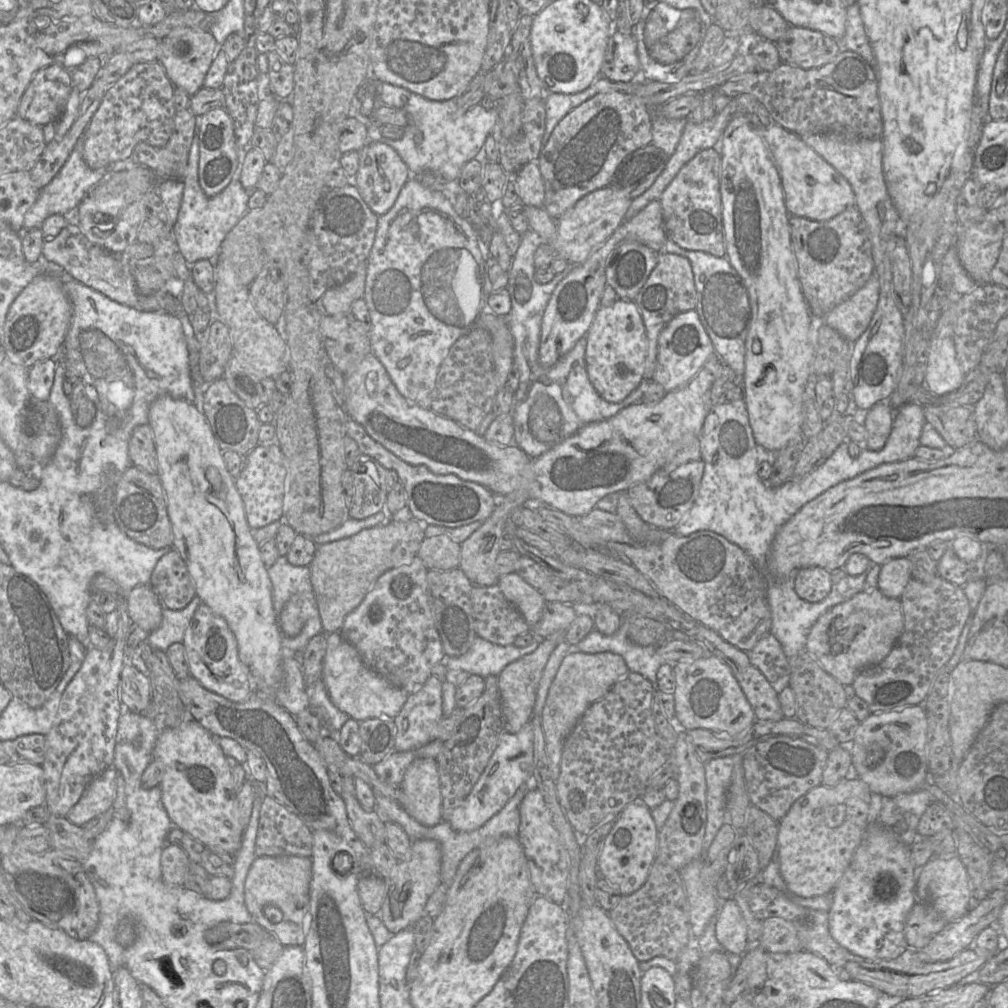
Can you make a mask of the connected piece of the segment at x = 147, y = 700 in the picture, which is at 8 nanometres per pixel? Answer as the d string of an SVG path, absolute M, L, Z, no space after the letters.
M129 662L124 664L121 671L119 698L125 707L135 713L144 713L152 702L148 675Z

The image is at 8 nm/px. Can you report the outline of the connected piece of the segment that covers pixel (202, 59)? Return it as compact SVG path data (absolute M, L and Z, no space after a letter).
M189 27L176 28L161 40L159 62L174 87L184 89L193 96L203 86L207 73L215 58L216 40L208 29Z

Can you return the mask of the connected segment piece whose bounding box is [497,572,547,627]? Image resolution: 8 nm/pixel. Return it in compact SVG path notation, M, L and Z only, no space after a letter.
M516 572L499 578L498 586L504 597L521 613L530 627L541 619L546 600L542 593L533 588Z

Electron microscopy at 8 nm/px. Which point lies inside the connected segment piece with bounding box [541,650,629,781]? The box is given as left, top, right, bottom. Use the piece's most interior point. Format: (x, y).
(582, 679)

